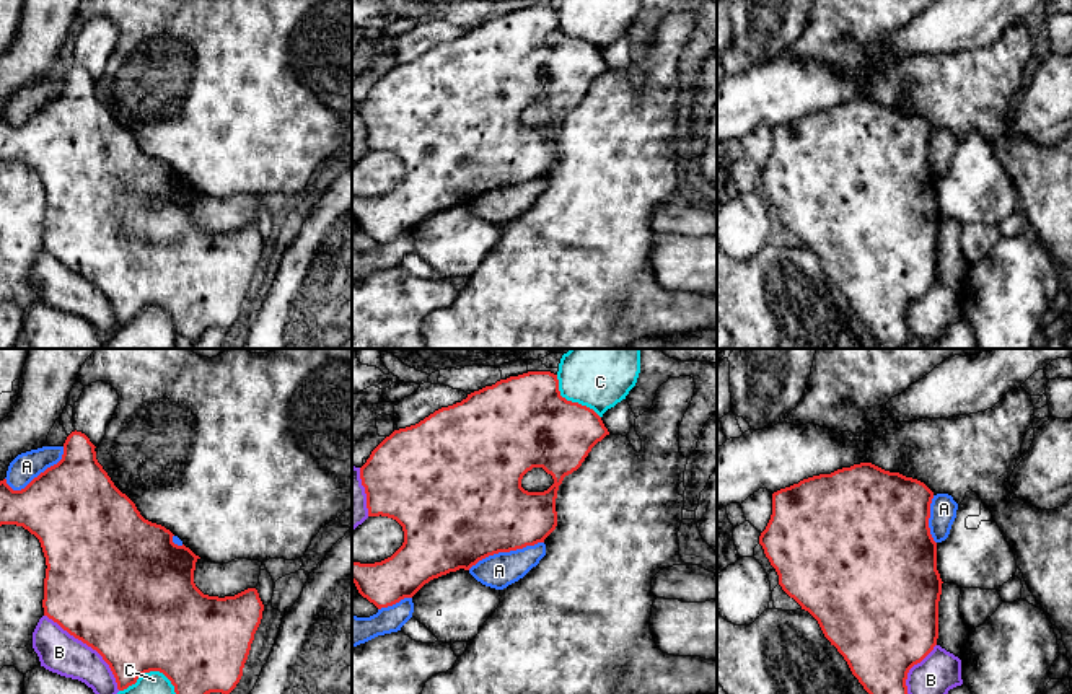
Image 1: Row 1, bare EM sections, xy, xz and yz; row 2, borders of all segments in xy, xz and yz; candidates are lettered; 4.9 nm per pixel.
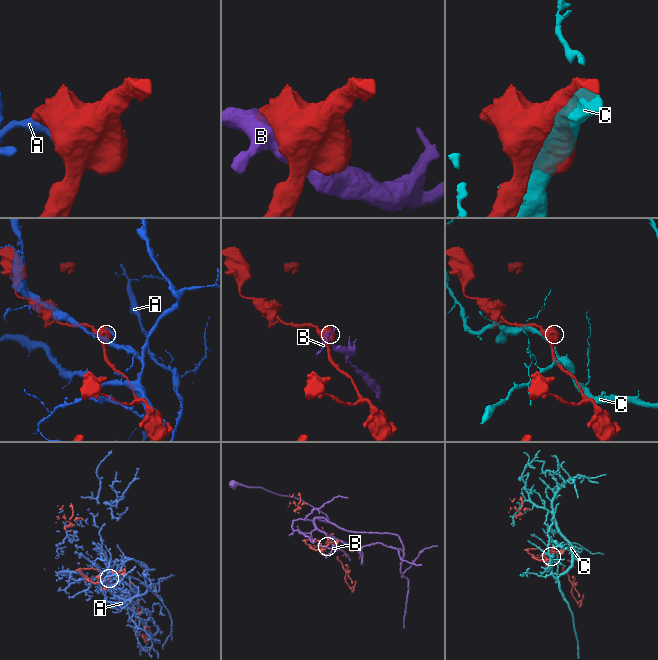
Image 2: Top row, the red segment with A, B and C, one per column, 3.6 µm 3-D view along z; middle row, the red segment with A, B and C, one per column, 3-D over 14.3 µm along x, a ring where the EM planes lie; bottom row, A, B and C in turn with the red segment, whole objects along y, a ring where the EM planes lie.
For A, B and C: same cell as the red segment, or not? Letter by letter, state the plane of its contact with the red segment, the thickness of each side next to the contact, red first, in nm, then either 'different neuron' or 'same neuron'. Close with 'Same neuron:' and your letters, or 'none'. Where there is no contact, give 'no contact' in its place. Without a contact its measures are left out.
A: meets red in xz; 480 nm thick on the red side, 170 nm on the other; different neuron
B: meets red in xy; 500 nm thick on the red side, 200 nm on the other; different neuron
C: meets red in xy; 500 nm thick on the red side, 300 nm on the other; different neuron
Same neuron: none

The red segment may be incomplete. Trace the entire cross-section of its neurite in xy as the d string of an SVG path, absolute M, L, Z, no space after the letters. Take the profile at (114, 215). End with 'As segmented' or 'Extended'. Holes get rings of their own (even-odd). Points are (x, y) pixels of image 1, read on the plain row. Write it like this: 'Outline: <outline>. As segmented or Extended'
Outline: M81 67L64 78L62 94L34 112L24 124L13 125L0 116L0 161L16 160L34 169L46 192L44 251L75 274L96 285L109 300L117 324L124 326L150 306L163 308L176 332L196 342L207 329L228 331L243 311L264 239L256 223L235 231L209 231L194 218L196 197L189 182L173 178L173 168L145 155L135 138L122 129L96 94L94 80Z. As segmented

